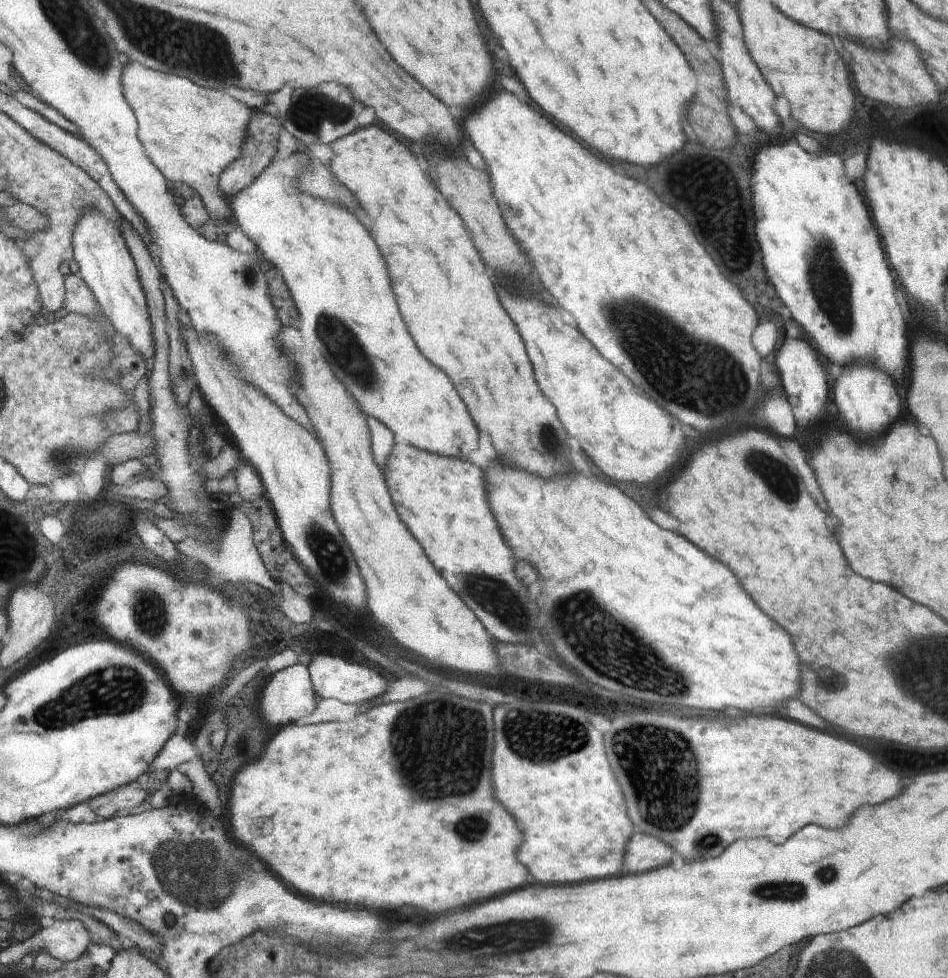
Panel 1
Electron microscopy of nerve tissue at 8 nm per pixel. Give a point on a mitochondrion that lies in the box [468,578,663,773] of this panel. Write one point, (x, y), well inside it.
(536, 734)

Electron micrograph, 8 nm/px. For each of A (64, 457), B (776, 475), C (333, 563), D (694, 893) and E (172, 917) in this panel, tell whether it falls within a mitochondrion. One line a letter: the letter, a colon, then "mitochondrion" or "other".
A: mitochondrion
B: mitochondrion
C: mitochondrion
D: other
E: mitochondrion

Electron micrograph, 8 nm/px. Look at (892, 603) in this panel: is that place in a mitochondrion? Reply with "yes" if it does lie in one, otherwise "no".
no

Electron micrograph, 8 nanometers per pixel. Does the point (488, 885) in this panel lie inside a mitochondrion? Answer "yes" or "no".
no

